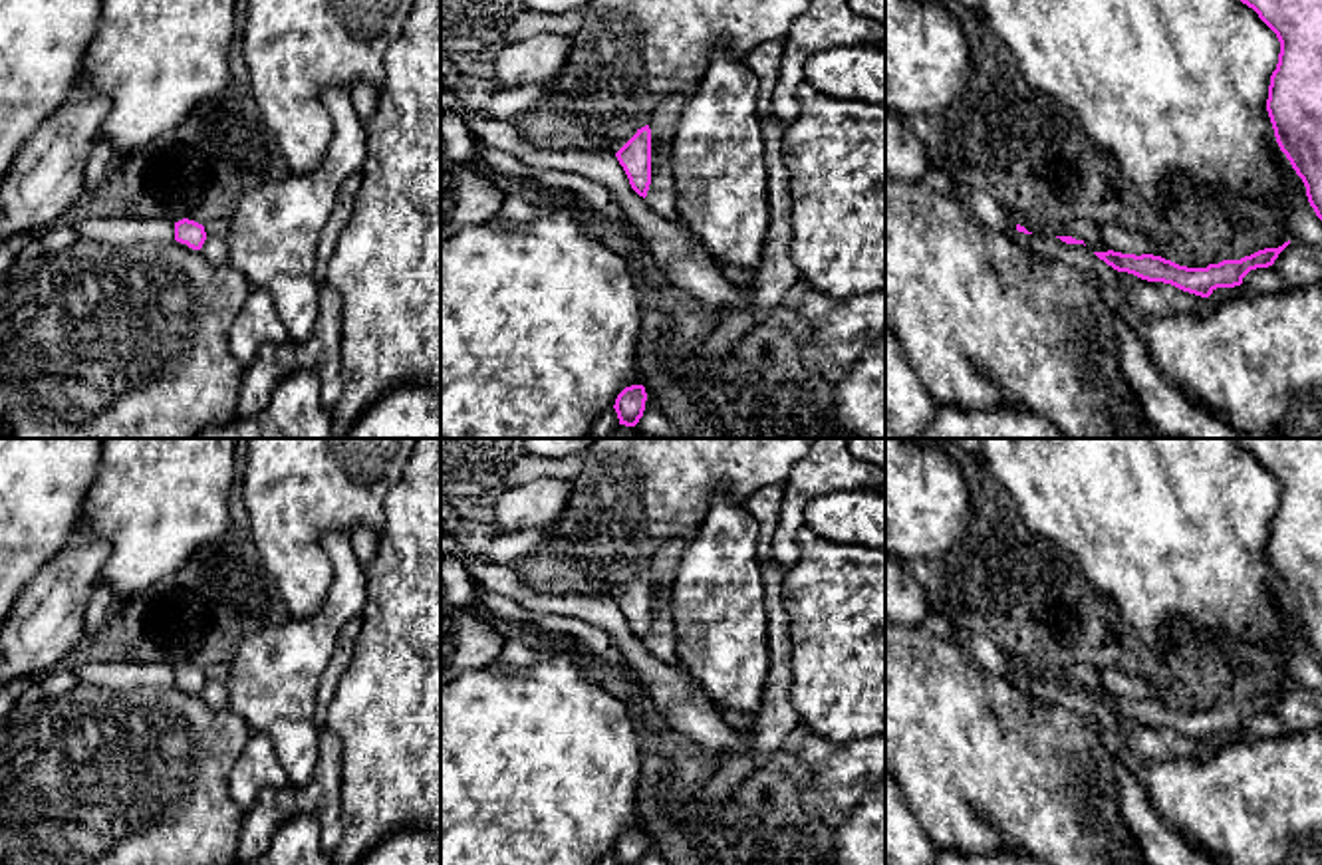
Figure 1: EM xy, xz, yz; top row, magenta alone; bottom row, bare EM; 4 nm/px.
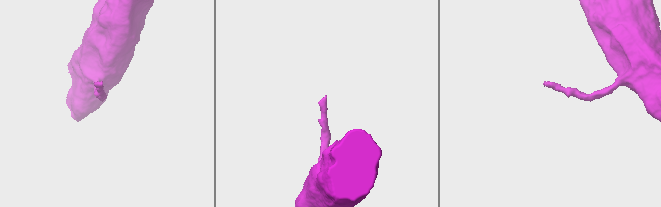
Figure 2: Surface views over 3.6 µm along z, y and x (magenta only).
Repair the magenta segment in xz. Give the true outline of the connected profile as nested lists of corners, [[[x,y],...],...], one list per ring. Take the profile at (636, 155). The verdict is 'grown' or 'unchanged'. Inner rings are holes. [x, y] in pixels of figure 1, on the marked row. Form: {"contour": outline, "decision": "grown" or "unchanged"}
{"contour": [[[649,125],[637,129],[637,133],[615,153],[623,167],[631,188],[639,196],[647,196],[651,185],[651,129]]], "decision": "unchanged"}

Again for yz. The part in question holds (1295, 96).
{"contour": [[[1241,0],[1276,34],[1280,54],[1270,75],[1266,111],[1280,151],[1306,186],[1322,220],[1322,0]]], "decision": "unchanged"}

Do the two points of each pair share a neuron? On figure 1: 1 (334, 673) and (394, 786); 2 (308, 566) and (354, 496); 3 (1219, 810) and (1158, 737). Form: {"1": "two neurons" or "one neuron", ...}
{"1": "two neurons", "2": "one neuron", "3": "two neurons"}

